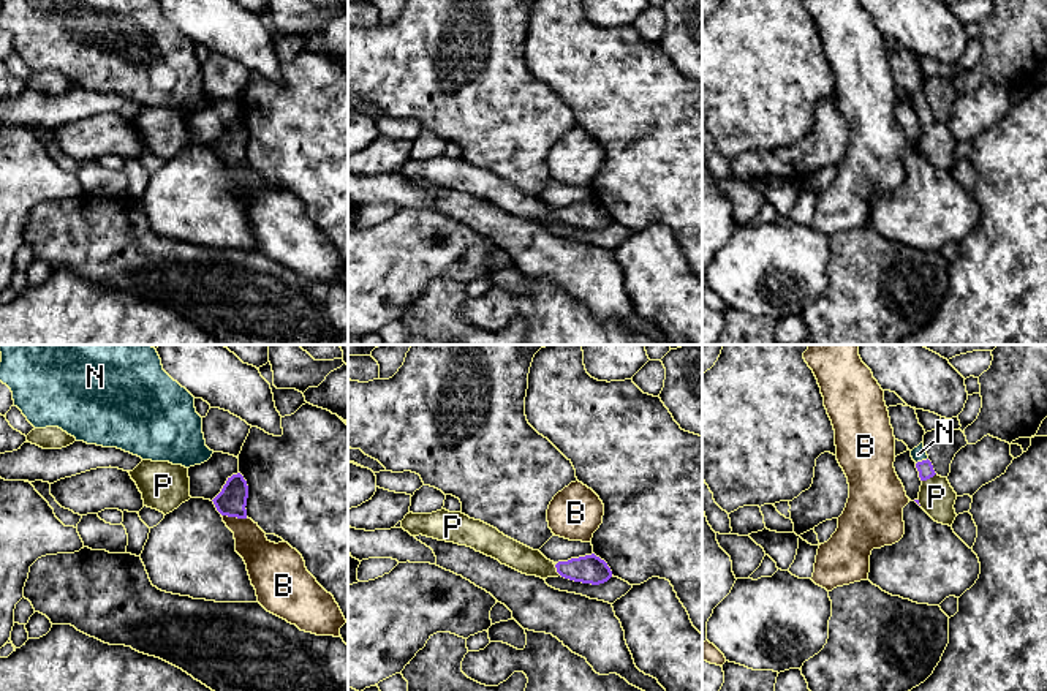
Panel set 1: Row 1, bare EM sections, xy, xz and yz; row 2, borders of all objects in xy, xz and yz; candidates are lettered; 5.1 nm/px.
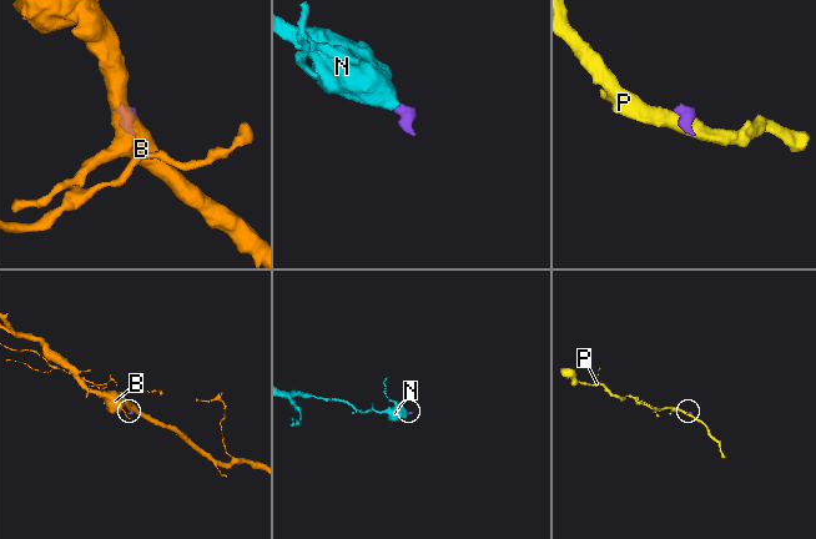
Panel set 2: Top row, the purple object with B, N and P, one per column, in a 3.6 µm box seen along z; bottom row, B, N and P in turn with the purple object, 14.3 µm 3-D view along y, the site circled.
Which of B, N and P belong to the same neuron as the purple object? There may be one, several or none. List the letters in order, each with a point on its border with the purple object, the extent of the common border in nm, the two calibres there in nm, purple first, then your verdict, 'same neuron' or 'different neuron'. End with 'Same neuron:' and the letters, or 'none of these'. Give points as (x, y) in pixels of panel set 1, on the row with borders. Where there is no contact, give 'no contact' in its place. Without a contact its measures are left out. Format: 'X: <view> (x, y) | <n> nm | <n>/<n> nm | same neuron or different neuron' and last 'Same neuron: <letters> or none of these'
B: xy (234, 516) | 140 nm | 150/180 nm | different neuron
N: yz (922, 460) | 70 nm | 80/70 nm | same neuron
P: yz (929, 478) | 80 nm | 80/180 nm | different neuron
Same neuron: N

